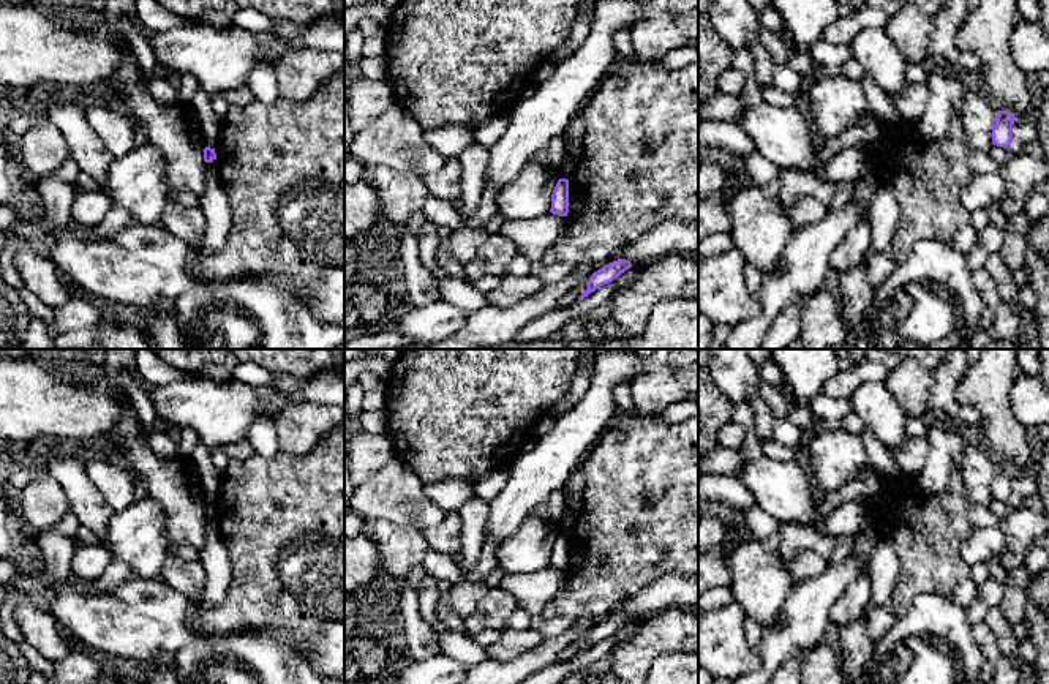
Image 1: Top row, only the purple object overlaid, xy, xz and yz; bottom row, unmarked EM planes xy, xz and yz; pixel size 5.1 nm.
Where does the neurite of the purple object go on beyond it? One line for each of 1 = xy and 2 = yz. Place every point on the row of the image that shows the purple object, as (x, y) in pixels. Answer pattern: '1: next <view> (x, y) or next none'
1: next none
2: next none

